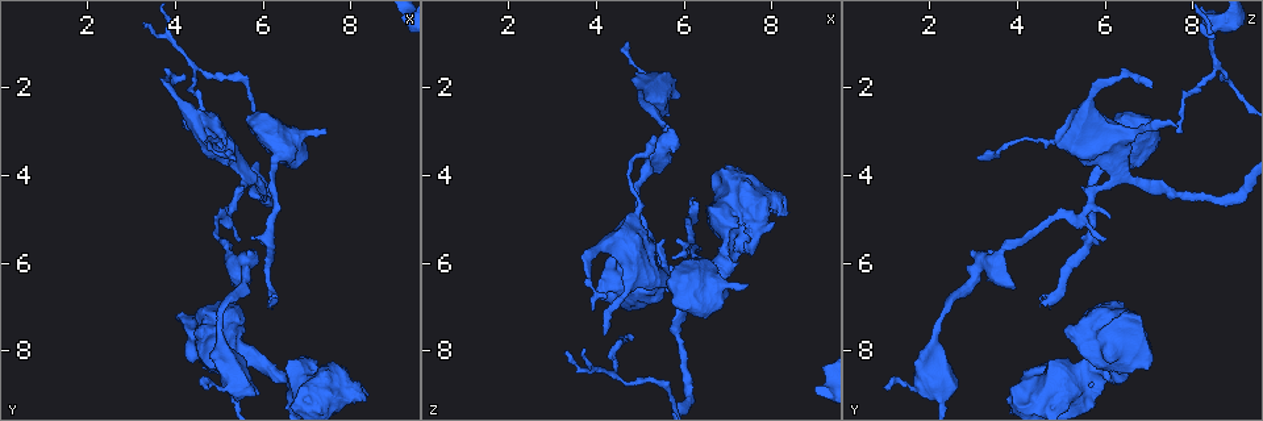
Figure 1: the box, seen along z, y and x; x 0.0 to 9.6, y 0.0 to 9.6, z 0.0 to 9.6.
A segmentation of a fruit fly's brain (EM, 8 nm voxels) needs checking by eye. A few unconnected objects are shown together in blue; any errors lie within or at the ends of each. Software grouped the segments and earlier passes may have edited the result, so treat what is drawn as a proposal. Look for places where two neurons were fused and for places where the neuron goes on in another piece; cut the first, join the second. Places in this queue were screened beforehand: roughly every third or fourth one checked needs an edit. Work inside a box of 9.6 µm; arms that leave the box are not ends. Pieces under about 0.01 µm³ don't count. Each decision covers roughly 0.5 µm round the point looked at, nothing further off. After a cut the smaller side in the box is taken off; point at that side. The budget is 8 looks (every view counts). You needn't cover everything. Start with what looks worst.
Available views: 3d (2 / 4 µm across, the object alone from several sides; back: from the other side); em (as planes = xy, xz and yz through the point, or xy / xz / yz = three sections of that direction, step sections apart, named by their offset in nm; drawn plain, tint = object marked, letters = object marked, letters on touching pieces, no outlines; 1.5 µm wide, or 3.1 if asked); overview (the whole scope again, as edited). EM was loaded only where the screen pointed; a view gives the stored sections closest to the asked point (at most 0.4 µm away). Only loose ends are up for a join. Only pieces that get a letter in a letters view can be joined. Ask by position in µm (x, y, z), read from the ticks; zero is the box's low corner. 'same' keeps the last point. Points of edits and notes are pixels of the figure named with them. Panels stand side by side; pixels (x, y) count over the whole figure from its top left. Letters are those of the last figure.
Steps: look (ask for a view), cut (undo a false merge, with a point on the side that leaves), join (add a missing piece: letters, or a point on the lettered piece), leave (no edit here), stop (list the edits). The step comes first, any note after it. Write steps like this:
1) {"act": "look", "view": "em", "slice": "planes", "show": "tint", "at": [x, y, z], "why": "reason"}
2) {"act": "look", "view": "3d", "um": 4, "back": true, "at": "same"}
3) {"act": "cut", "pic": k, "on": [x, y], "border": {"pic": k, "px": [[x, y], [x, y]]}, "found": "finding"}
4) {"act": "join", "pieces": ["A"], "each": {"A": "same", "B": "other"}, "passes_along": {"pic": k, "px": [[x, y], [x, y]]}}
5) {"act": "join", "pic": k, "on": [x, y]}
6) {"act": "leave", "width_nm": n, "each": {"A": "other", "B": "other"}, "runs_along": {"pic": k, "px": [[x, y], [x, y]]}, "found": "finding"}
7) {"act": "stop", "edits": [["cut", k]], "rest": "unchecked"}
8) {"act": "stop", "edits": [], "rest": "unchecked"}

{"act": "look", "view": "3d", "um": 4, "back": true, "at": [7.50, 3.10, 6.50]}

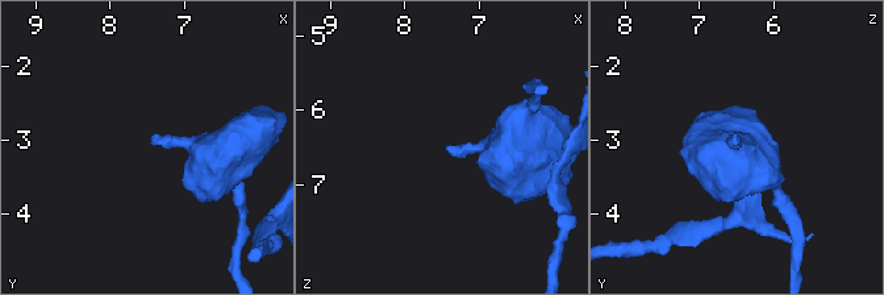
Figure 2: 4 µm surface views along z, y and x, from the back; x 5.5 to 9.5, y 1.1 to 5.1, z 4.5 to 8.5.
{"act": "look", "view": "em", "slice": "planes", "show": "letters", "at": [7.45, 3.05, 6.50]}

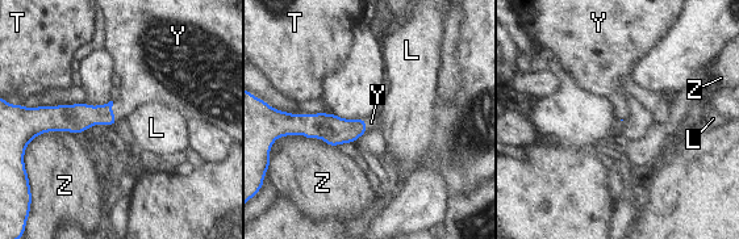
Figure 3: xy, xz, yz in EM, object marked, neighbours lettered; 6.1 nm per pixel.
{"act": "join", "pieces": ["Y"], "longest_contact_nm": ["Z", 320], "each": {"L": "other", "T": "other", "Y": "same", "Z": "other"}, "passes_along": {"pic": 3, "px": [[76, 118], [112, 112], [138, 80]]}, "found": "it goes on there"}

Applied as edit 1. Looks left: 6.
{"act": "look", "view": "overview"}

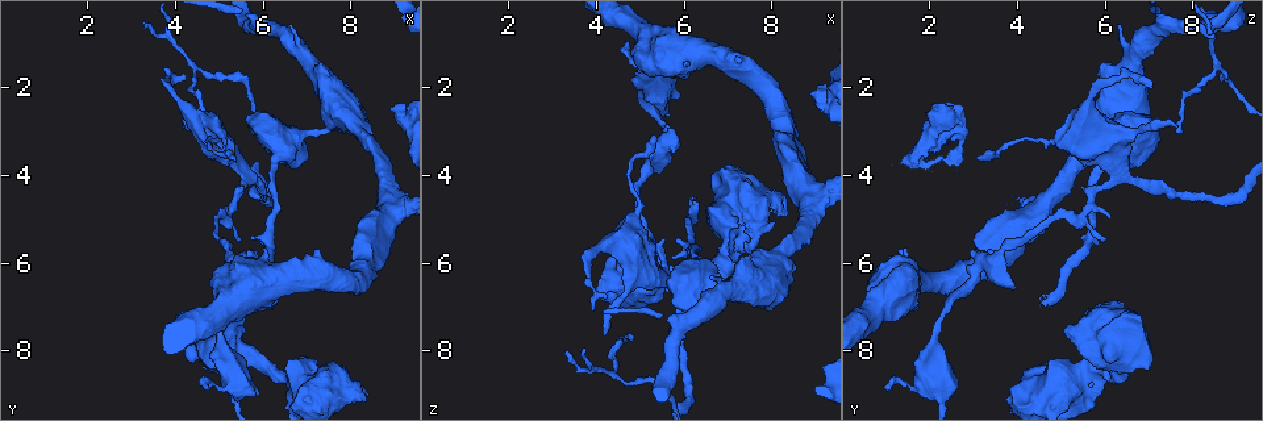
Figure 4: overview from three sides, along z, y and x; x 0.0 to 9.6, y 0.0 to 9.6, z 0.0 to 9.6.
{"act": "look", "view": "3d", "um": 2, "at": [6.20, 6.80, 4.45]}

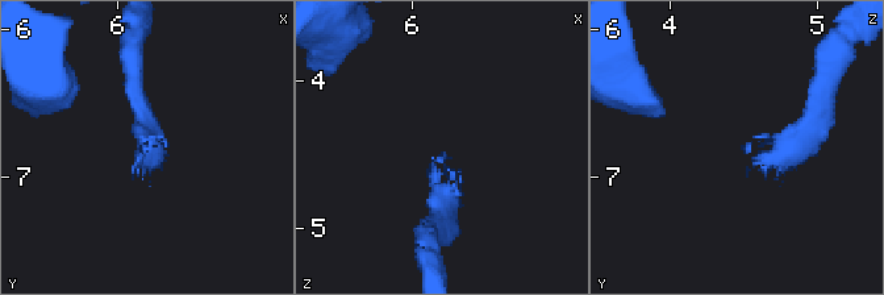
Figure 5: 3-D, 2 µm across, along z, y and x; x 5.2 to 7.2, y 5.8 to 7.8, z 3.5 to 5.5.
{"act": "look", "view": "em", "slice": "yz", "step": 8, "show": "letters", "at": [6.22, 6.80, 4.48], "why": "shape alone is not enough"}

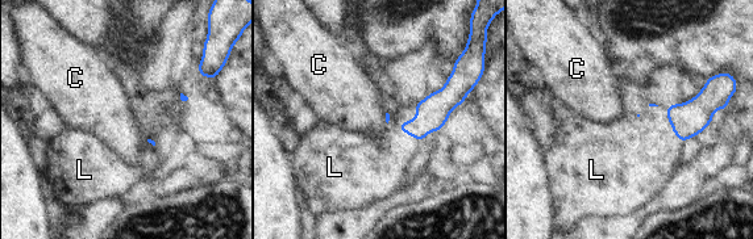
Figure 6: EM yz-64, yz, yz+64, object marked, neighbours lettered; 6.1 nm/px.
{"act": "join", "pieces": ["L"], "longest_contact_nm": ["L", 220], "each": {"C": "other", "L": "same"}, "passes_along": {"pic": 6, "px": [[690, 118], [672, 128], [641, 155]]}, "found": "the neuron continues"}

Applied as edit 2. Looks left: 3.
{"act": "look", "view": "em", "slice": "planes", "show": "letters", "at": [4.60, 8.35, 6.95], "why": "stops while still wide"}

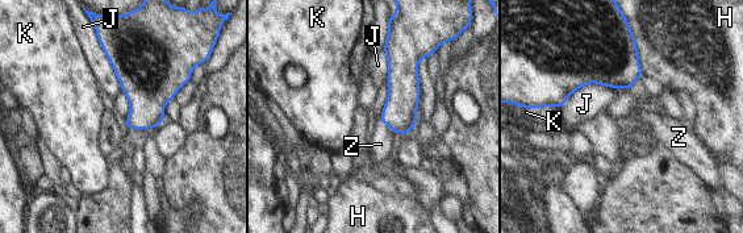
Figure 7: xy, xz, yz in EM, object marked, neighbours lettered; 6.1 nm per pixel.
{"act": "join", "pieces": ["Z"], "each": {"H": "other", "J": "other", "K": "other", "Z": "same"}, "found": "it goes on there"}

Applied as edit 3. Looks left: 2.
{"act": "stop", "edits": [["join", 3], ["join", 6], ["join", 7]], "rest": "unchecked"}

